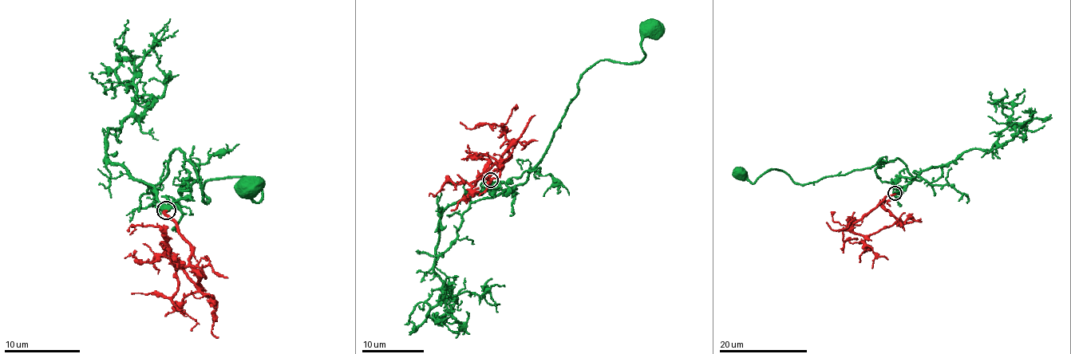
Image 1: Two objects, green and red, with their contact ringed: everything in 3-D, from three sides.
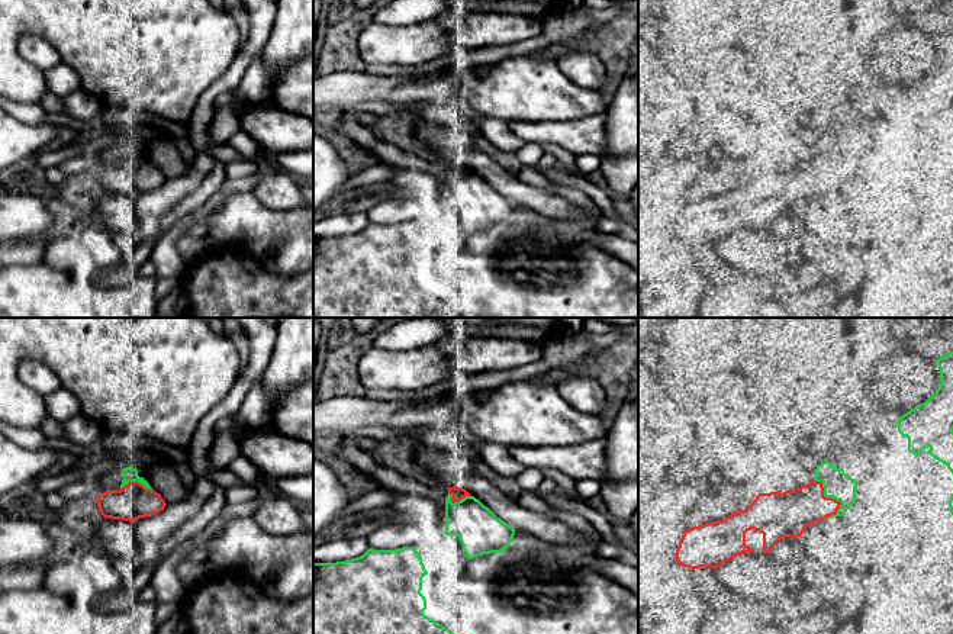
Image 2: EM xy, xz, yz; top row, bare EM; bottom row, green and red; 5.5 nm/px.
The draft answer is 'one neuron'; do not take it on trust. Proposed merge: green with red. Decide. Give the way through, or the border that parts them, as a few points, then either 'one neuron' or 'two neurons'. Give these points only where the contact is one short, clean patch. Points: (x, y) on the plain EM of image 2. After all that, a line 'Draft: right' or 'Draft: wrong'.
one neuron
Draft: right

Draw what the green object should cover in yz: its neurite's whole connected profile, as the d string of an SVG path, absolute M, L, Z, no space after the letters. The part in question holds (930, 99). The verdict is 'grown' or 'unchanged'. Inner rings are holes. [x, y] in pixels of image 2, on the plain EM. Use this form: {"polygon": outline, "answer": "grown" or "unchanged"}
{"polygon": "M953 26L937 33L940 61L931 71L898 93L898 107L908 113L908 126L918 129L927 122L928 129L944 138L953 149Z", "answer": "unchanged"}

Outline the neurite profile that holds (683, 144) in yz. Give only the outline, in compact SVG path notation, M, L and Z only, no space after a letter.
M689 128L674 135L669 152L677 157L695 157L698 154L696 142Z

